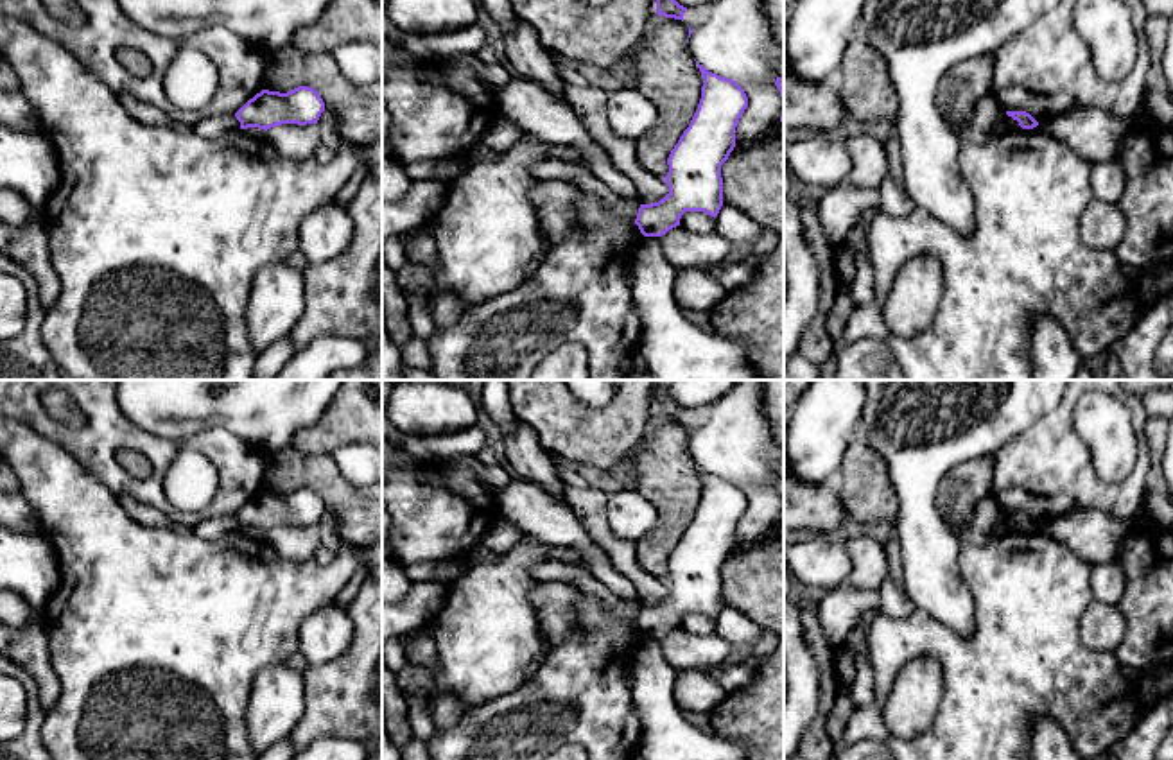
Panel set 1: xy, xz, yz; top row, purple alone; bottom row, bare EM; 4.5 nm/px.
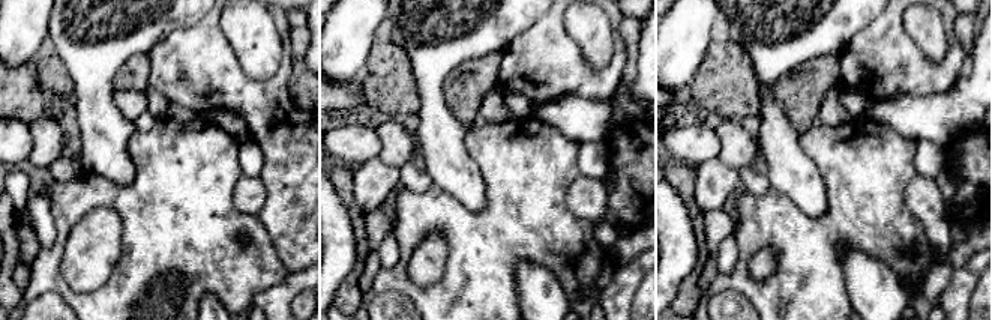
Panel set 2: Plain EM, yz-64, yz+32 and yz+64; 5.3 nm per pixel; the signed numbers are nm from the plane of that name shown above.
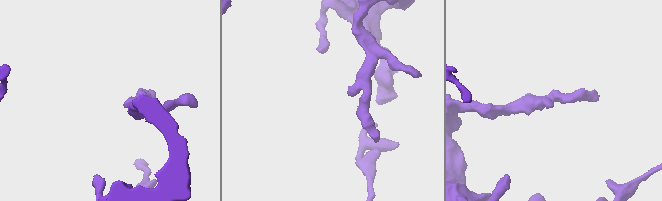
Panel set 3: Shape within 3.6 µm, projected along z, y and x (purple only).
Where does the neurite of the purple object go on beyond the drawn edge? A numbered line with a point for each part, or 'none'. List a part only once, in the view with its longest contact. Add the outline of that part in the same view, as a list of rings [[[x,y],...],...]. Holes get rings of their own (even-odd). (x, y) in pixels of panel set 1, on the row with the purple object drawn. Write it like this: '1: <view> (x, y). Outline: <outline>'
none

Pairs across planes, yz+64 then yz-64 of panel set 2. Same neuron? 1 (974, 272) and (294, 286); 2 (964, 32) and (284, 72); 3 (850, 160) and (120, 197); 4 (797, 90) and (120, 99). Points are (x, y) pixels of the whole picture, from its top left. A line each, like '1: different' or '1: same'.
1: same
2: different
3: same
4: different

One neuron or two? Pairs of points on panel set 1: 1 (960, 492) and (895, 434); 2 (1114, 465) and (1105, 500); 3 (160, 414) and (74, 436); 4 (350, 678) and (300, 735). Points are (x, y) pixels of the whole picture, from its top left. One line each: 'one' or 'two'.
1: two
2: two
3: two
4: one

